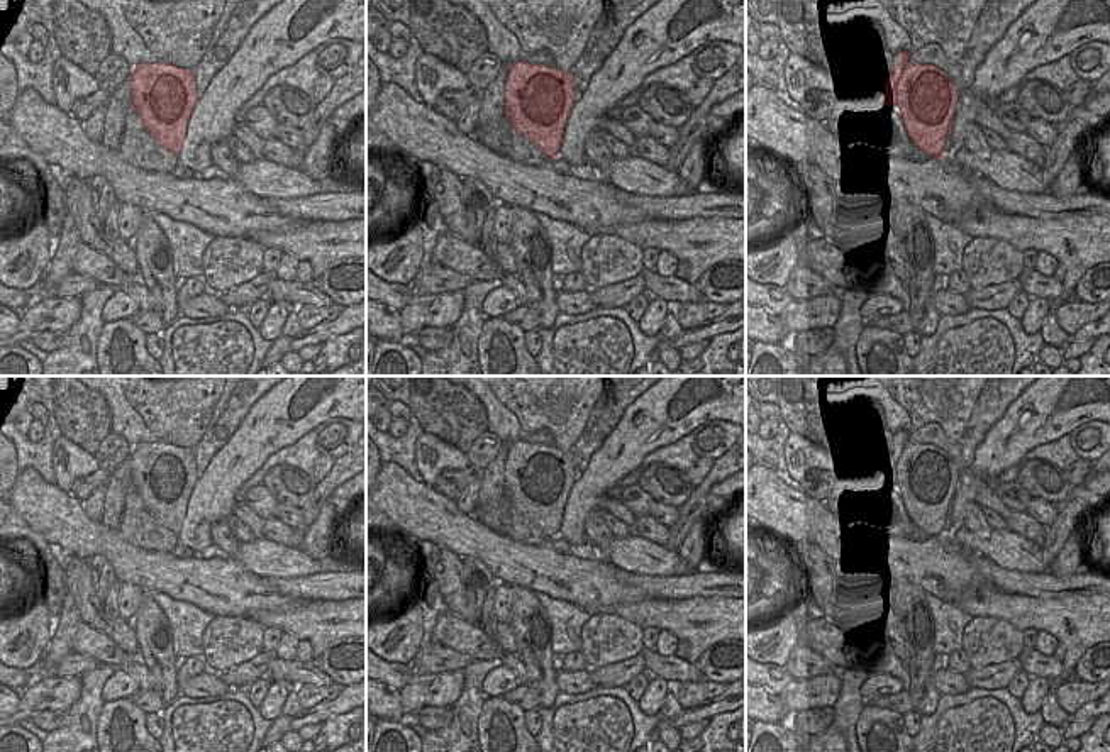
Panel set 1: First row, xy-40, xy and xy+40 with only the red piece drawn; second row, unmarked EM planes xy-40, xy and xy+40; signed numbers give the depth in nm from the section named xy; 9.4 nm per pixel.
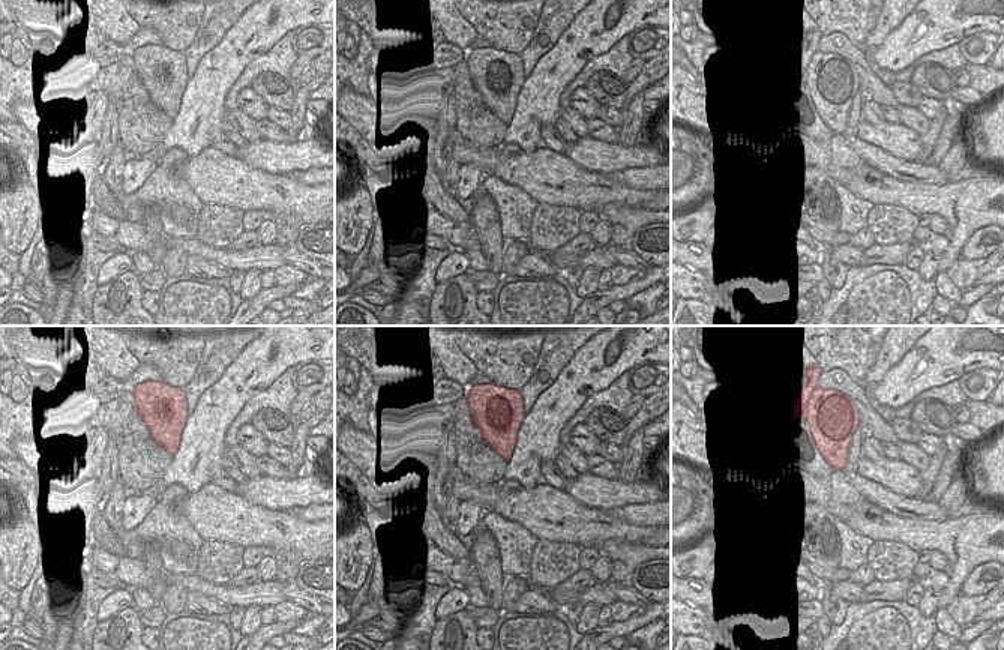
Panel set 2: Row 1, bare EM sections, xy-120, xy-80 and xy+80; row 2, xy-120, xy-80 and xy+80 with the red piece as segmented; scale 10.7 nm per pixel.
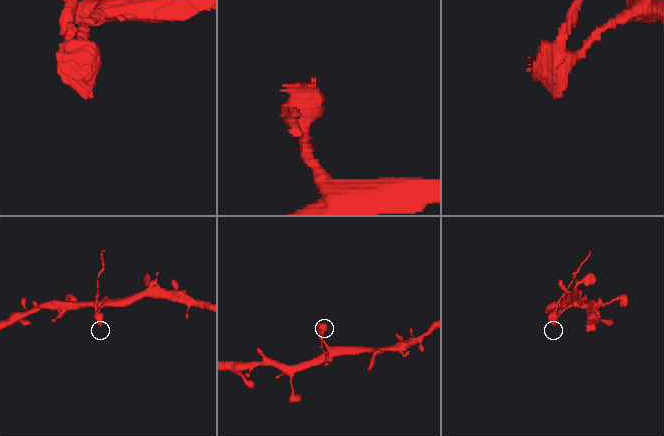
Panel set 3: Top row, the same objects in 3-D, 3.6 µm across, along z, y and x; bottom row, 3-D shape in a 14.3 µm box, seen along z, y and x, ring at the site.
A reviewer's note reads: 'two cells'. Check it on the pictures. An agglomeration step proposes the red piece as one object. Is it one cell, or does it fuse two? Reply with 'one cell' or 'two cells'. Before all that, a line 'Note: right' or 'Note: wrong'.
Note: right
two cells

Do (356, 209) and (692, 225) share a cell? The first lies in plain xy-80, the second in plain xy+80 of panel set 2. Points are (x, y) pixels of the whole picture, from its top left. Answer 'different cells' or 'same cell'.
same cell

